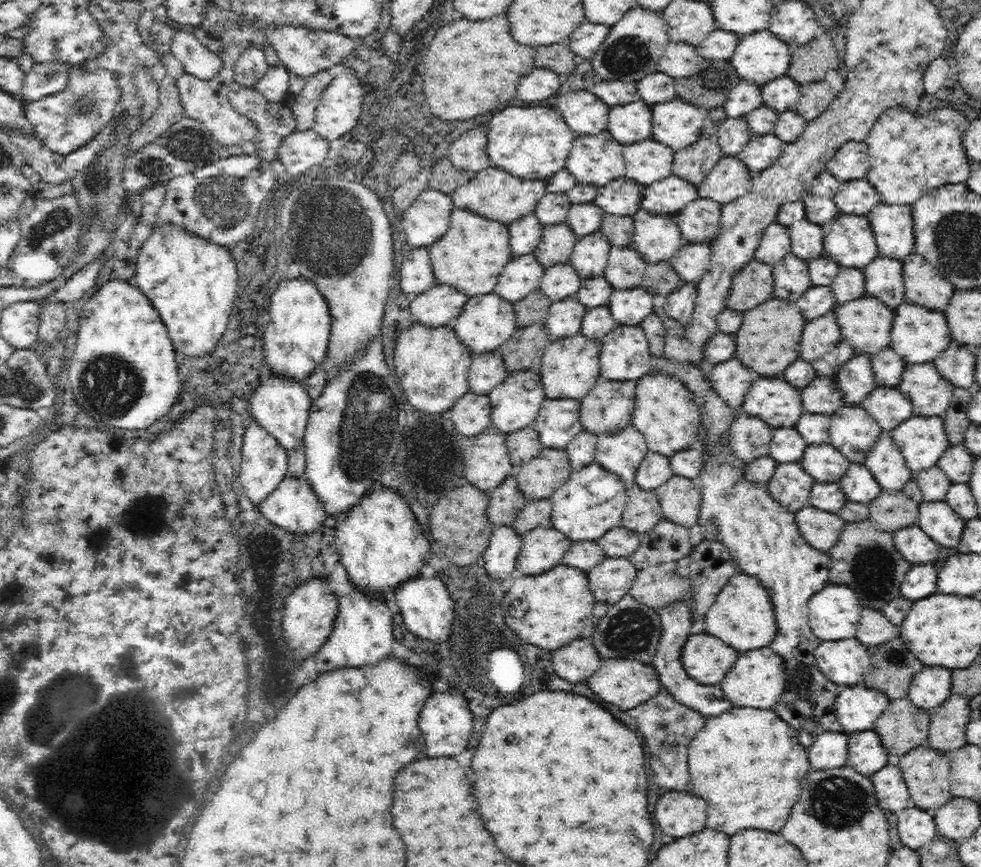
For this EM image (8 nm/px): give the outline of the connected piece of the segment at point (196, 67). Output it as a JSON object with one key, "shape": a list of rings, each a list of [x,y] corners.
{"shape":[[[171,29],[167,49],[182,63],[185,73],[189,75],[208,78],[218,73],[218,55],[204,46],[192,30]]]}

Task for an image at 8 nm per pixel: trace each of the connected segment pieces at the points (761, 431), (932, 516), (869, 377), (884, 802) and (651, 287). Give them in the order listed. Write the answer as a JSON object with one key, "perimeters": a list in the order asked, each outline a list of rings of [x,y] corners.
{"perimeters":[[[[740,415],[729,430],[730,456],[735,462],[753,463],[768,454],[773,428],[760,419]]],[[[922,501],[916,518],[918,526],[939,547],[954,548],[964,530],[965,520],[946,501]]],[[[857,354],[841,371],[834,382],[842,397],[842,406],[856,407],[877,387],[871,370],[871,355]]],[[[887,764],[884,768],[878,769],[870,779],[880,802],[880,808],[888,816],[894,814],[896,818],[896,814],[902,813],[910,806],[910,791],[898,765]]],[[[669,261],[650,263],[645,266],[642,287],[654,296],[659,294],[667,299],[667,296],[675,293],[679,288],[689,284],[671,265]]]]}

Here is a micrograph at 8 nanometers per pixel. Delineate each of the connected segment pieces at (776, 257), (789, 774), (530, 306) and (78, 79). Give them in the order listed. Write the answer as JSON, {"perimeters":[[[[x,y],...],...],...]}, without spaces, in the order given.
{"perimeters":[[[[777,222],[770,224],[755,248],[756,261],[773,267],[791,253],[791,238],[788,228]]],[[[734,706],[714,718],[706,718],[702,732],[697,734],[688,744],[687,762],[694,794],[708,802],[706,826],[730,836],[742,828],[780,832],[790,816],[792,806],[800,798],[800,782],[806,780],[810,766],[806,750],[798,742],[798,734],[788,724],[784,724],[773,709]]],[[[540,290],[531,292],[524,299],[513,303],[516,326],[522,328],[533,324],[544,326],[552,303]]],[[[74,72],[72,83],[63,92],[27,103],[28,119],[34,125],[37,138],[46,147],[66,156],[86,147],[103,128],[111,124],[118,94],[114,76],[108,72],[96,72],[86,78],[82,72]]]]}

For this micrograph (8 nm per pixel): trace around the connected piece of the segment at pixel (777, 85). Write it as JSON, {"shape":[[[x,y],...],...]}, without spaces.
{"shape":[[[777,78],[761,87],[761,105],[780,116],[796,108],[801,90],[792,78]]]}

